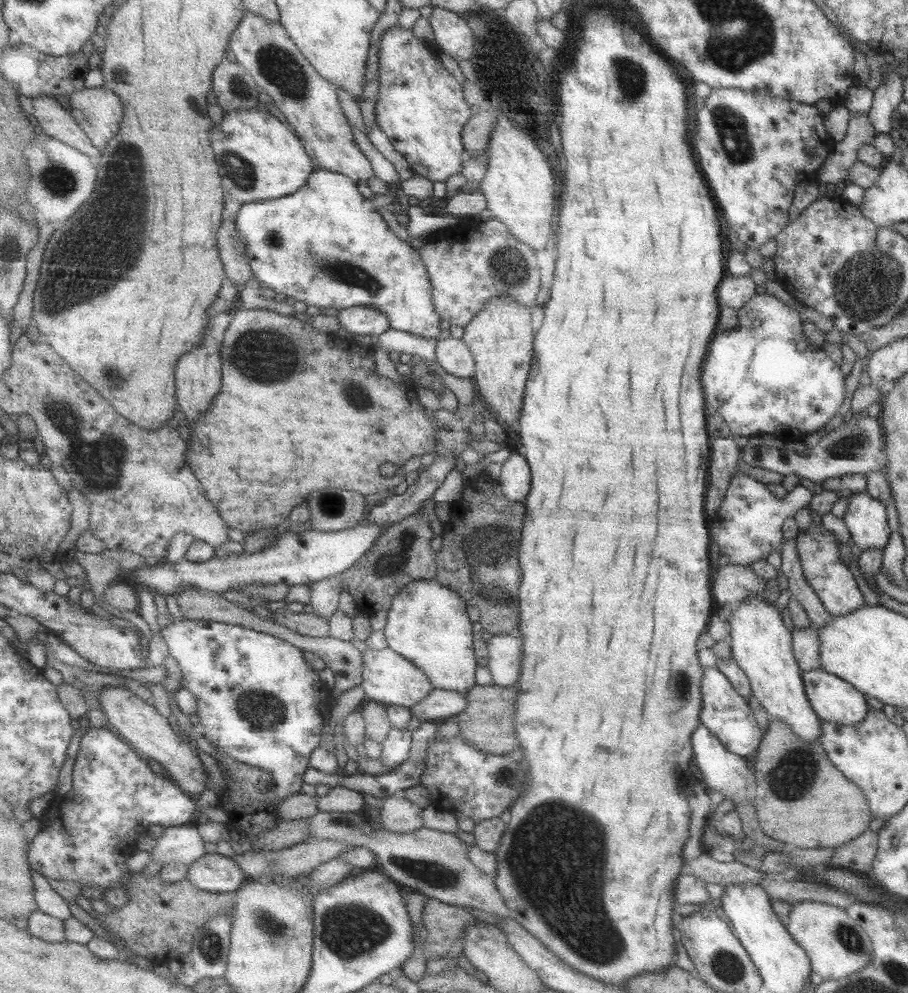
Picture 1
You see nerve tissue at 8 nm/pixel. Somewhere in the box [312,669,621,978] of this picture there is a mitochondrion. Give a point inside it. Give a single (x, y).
(586, 841)

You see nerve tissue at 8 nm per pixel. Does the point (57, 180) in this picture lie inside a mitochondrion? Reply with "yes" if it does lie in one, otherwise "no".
yes

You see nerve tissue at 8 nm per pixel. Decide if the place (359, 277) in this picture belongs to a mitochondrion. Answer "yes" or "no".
yes

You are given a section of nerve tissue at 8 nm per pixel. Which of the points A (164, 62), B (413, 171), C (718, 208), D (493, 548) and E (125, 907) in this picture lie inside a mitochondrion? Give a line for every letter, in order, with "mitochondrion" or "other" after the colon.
A: other
B: other
C: other
D: mitochondrion
E: other

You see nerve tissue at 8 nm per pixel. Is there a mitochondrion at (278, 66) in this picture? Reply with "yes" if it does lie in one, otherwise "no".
yes

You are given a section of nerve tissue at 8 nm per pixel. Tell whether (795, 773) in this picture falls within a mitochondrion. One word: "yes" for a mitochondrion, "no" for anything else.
yes

